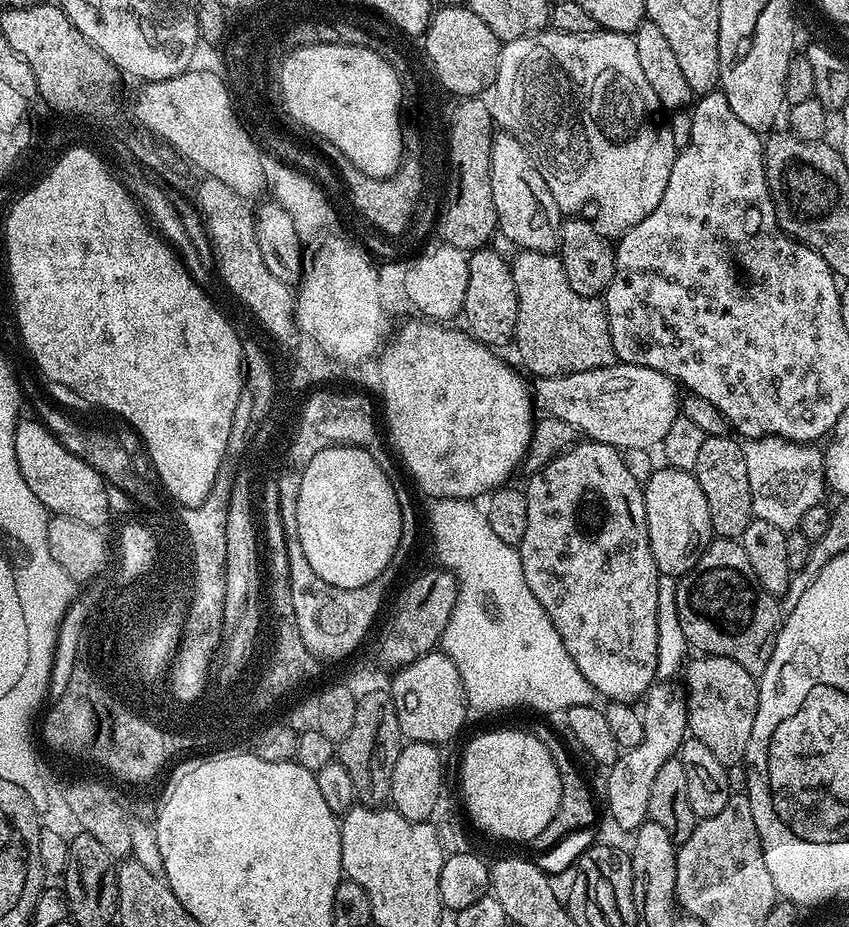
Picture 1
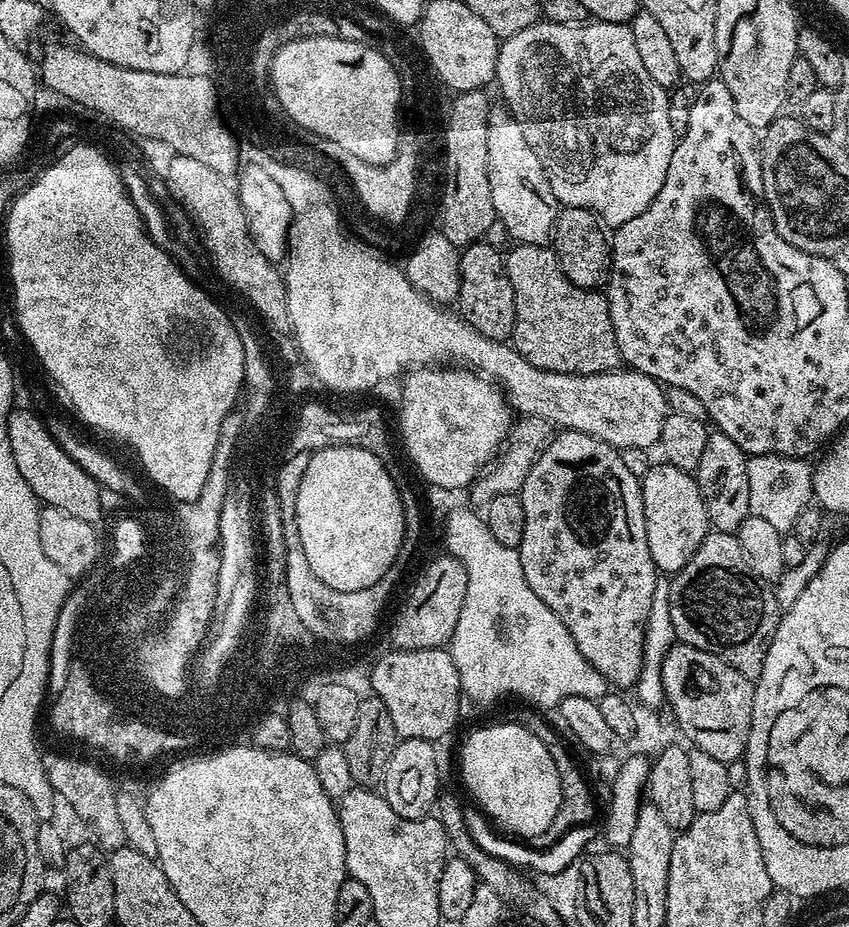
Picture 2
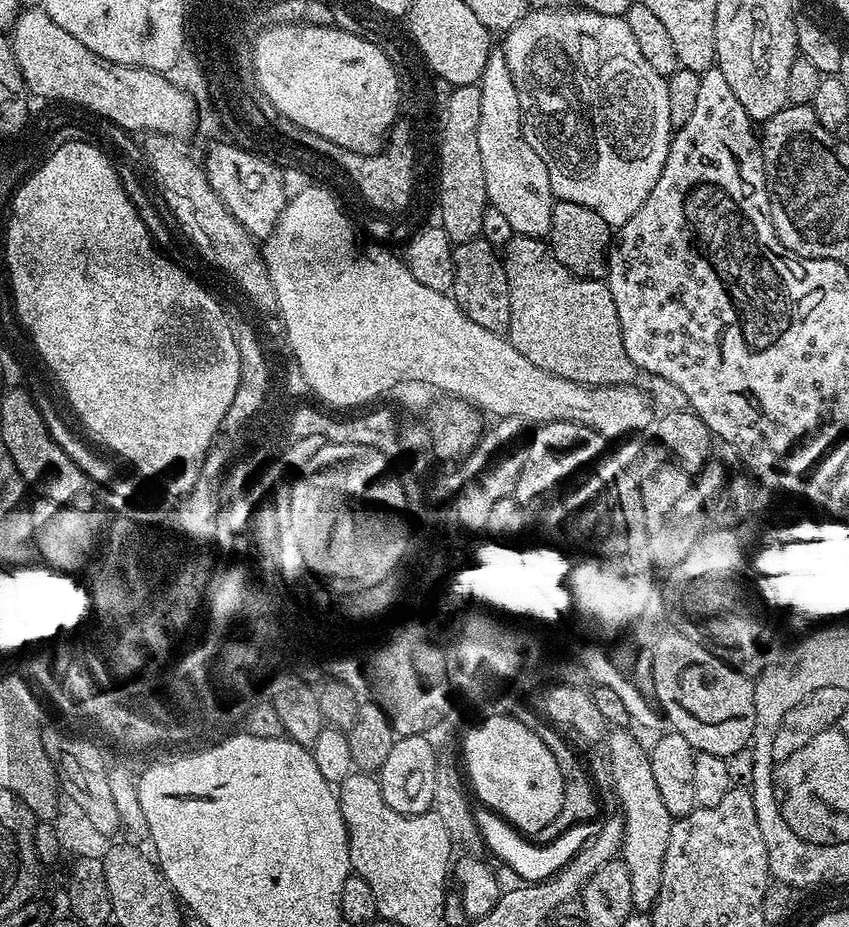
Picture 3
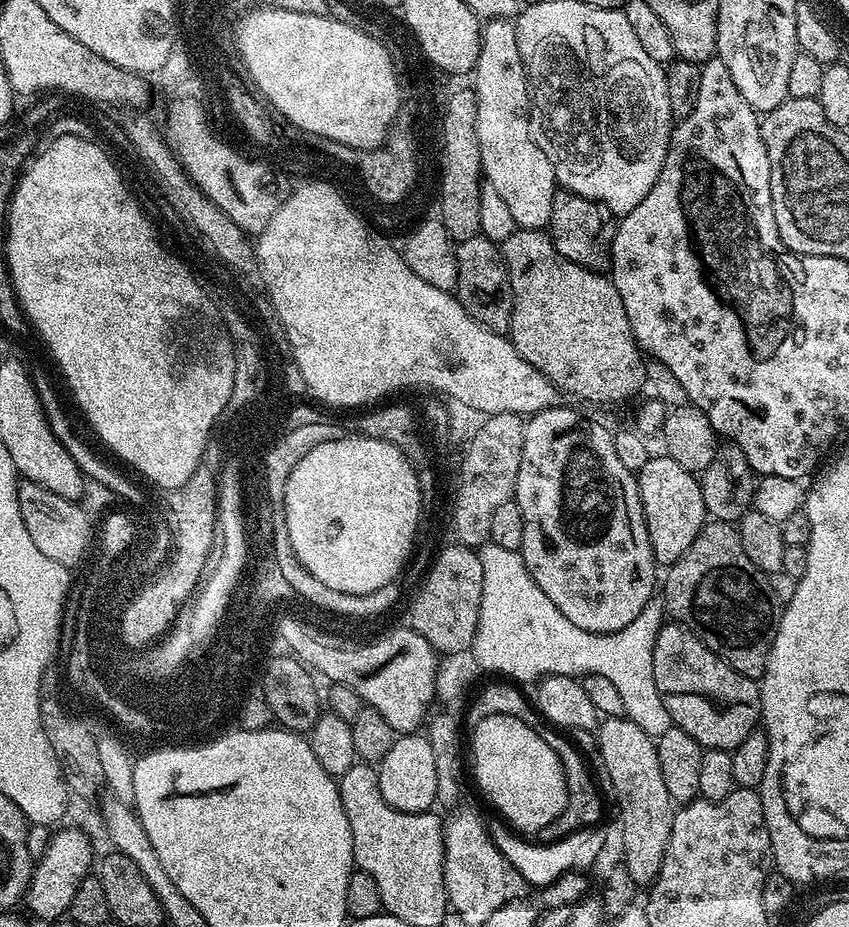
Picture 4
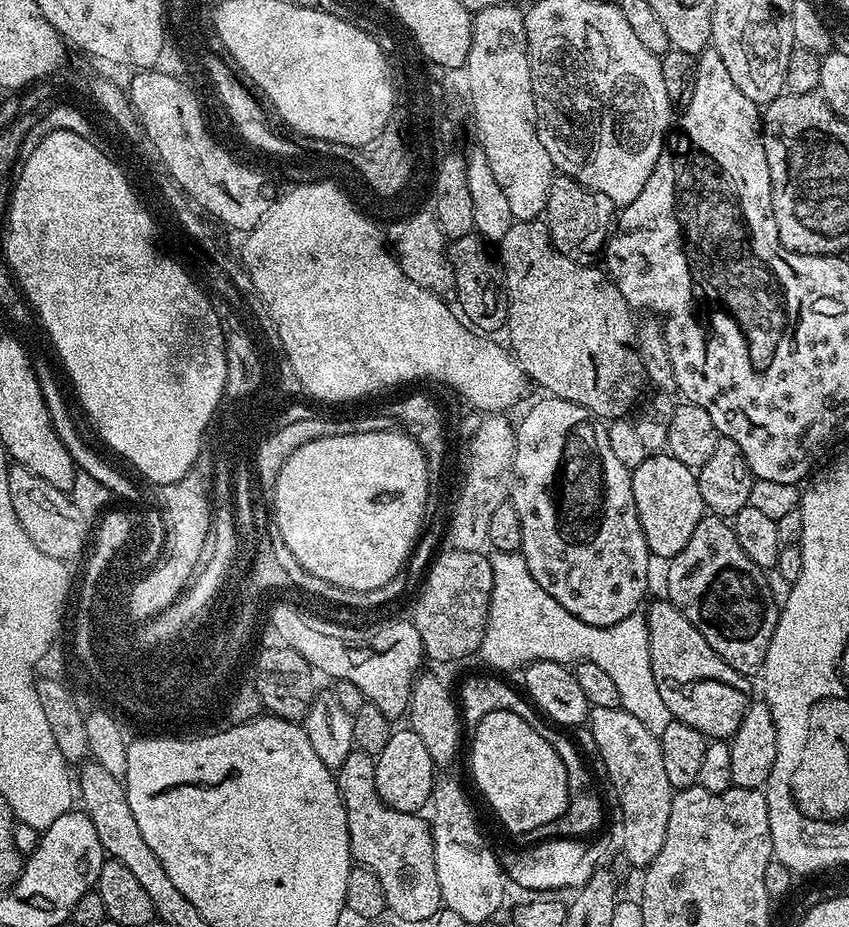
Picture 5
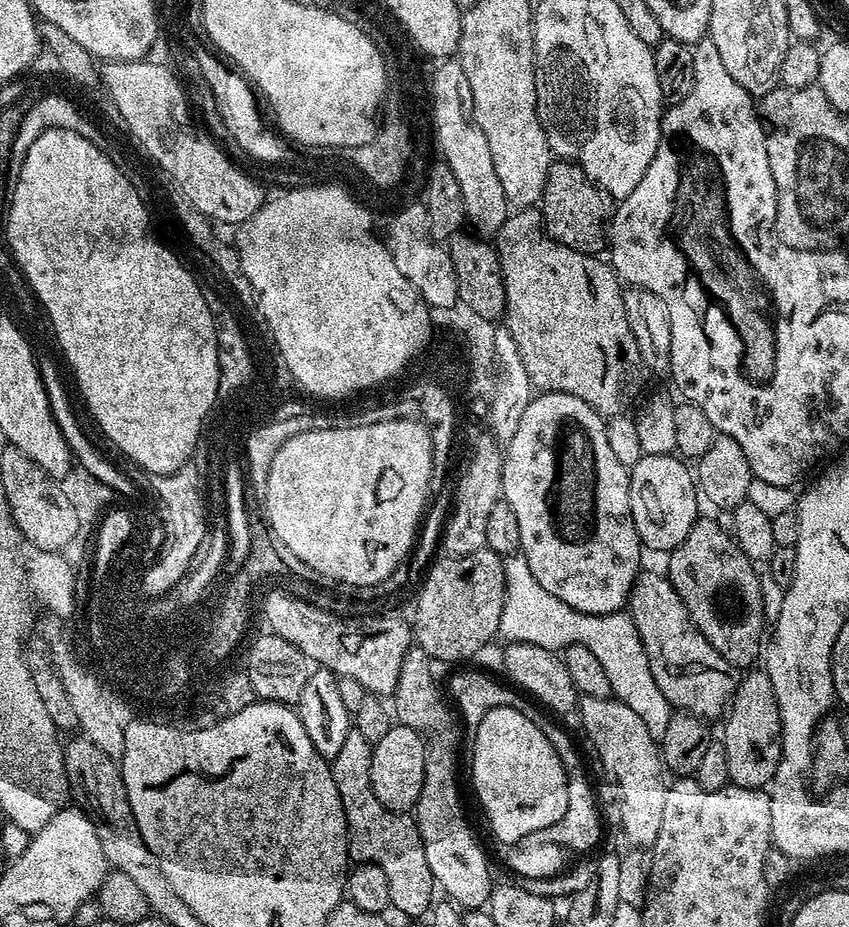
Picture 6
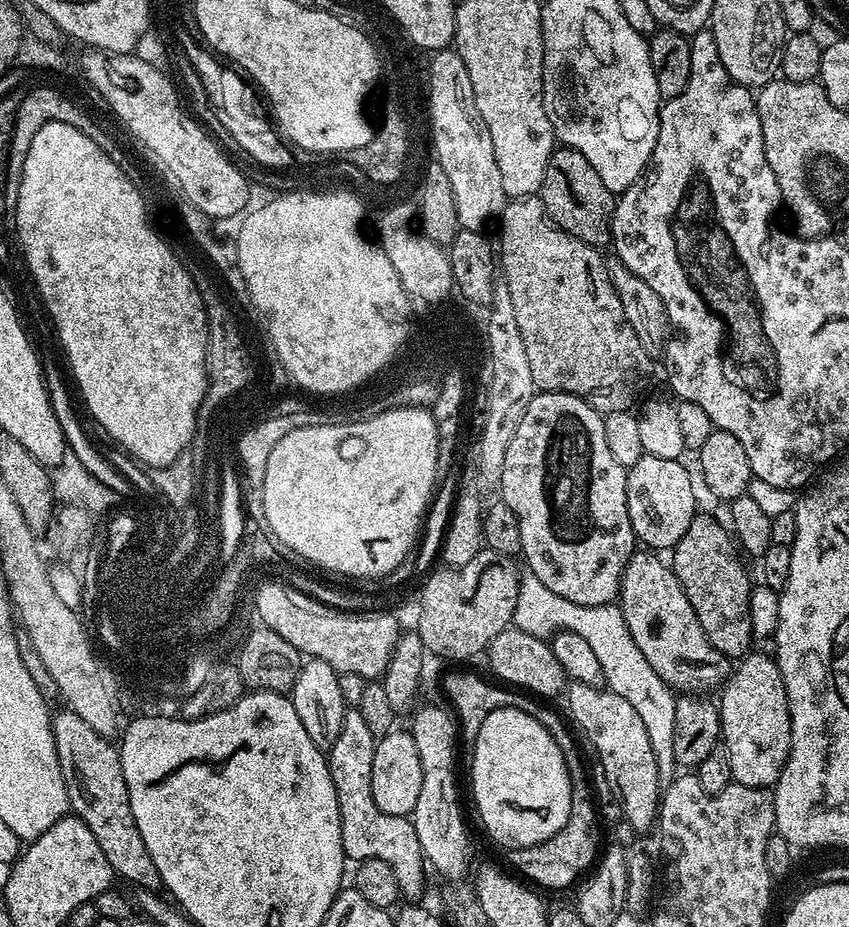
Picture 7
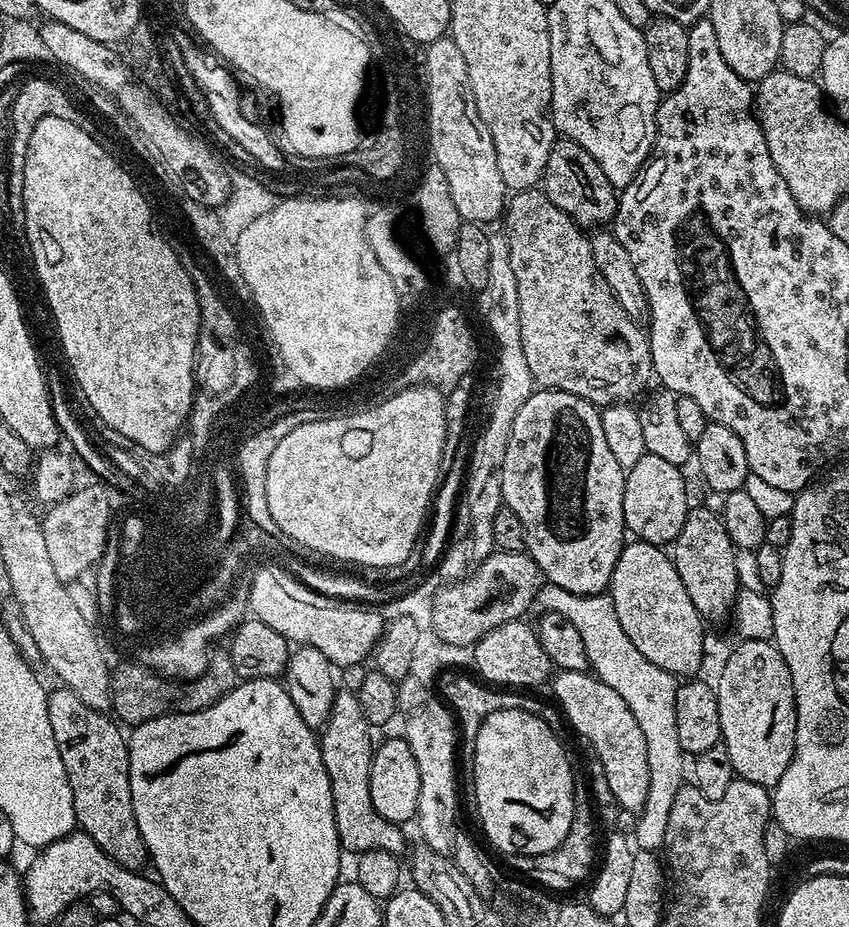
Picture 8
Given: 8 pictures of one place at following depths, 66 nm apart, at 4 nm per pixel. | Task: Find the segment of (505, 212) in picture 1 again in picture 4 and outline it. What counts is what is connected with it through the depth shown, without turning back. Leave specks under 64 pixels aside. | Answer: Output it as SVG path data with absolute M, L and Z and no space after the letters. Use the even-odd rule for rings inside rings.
M511 19L506 20L490 20L481 27L480 30L480 53L478 54L478 62L474 69L474 91L476 101L478 102L478 122L476 129L478 130L478 150L480 151L480 166L482 169L483 179L486 181L487 187L491 191L501 196L502 202L506 202L506 206L510 209L510 215L514 217L517 228L539 228L547 229L552 211L554 210L554 194L558 191L556 175L554 174L554 166L550 166L550 158L546 158L546 154L542 154L542 150L538 146L538 142L534 142L532 131L528 125L528 117L530 105L528 103L528 81L524 78L524 67L522 60L518 54L518 38L516 37L516 25Z

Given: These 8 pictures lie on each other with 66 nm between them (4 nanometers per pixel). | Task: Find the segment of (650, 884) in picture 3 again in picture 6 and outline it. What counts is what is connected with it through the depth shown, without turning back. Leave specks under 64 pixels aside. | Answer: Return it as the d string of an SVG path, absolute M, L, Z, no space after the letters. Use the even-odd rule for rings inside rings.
M583 697L578 704L578 717L600 764L612 775L616 792L620 795L620 824L624 832L644 850L651 849L662 827L662 813L666 807L669 781L664 780L666 769L660 745L646 730L646 722L615 698Z

